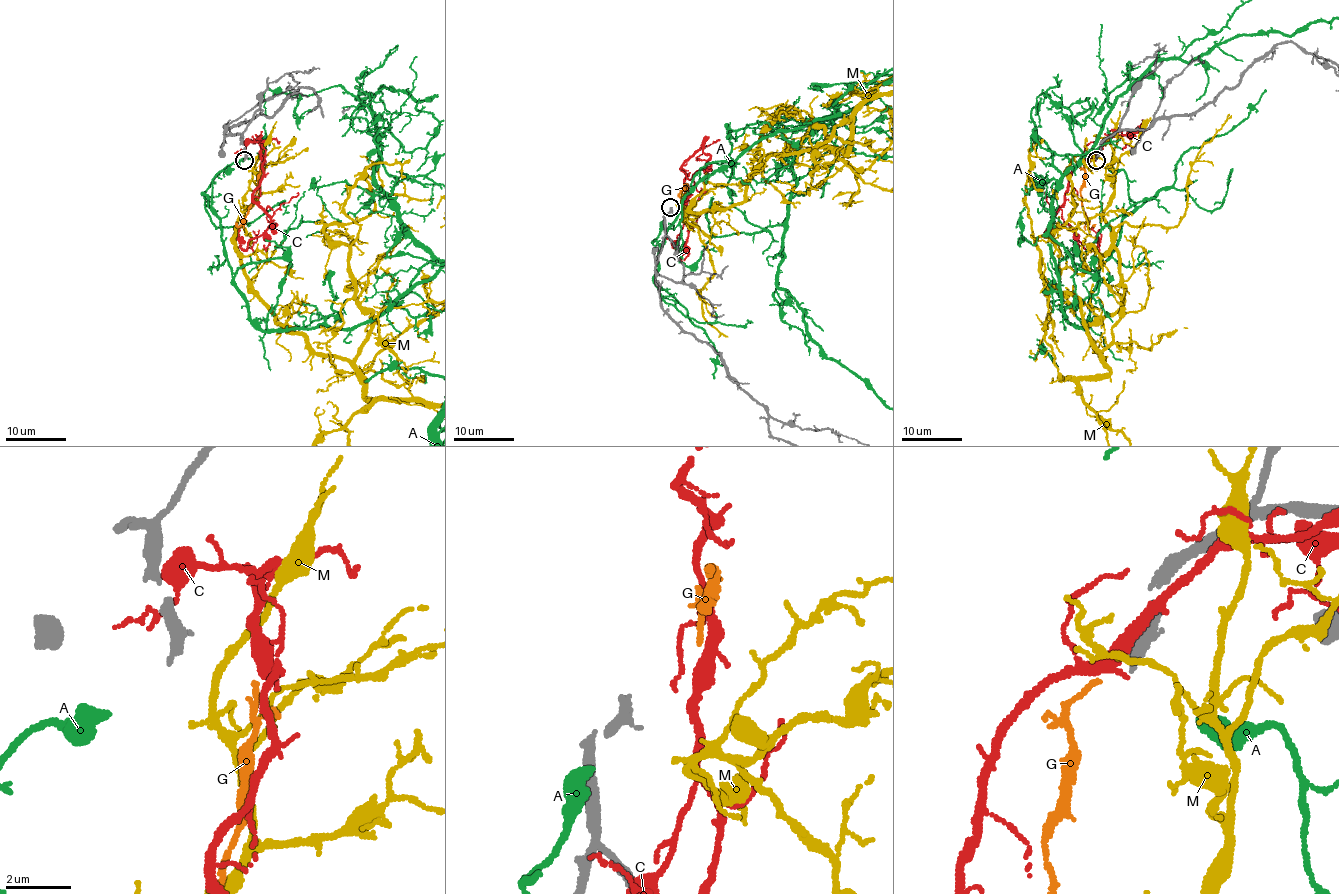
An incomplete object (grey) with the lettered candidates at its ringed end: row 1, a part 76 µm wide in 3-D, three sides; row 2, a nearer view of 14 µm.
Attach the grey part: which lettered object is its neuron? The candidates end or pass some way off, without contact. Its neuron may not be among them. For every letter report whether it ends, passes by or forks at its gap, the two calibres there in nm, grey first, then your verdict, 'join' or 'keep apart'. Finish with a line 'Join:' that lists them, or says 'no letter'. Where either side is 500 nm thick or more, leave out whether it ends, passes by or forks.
A: it ends | 240/440 nm | keep apart
C: it forks | 240/360 nm | keep apart
G: it ends | 240/150 nm | keep apart
M: it forks | 240/200 nm | keep apart
Join: no letter

